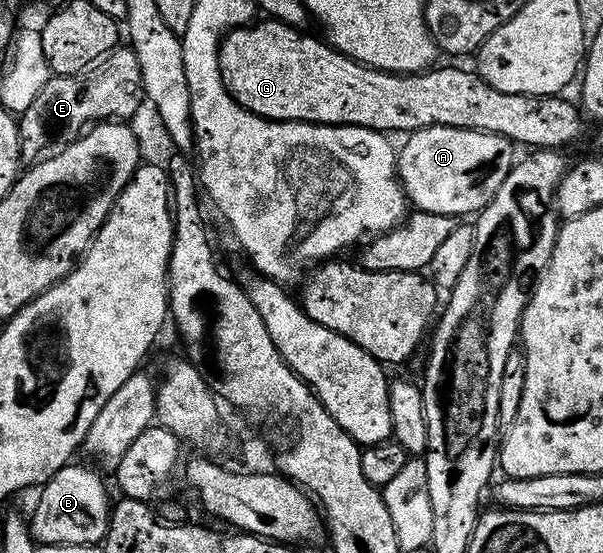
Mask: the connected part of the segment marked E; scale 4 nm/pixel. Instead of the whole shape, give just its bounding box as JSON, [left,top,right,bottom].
[18,44,144,164]

